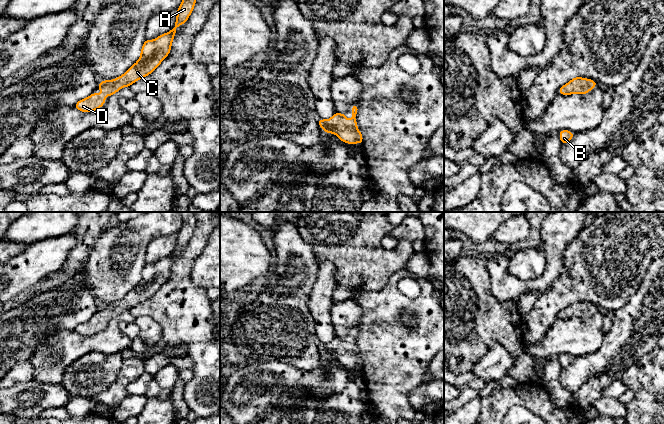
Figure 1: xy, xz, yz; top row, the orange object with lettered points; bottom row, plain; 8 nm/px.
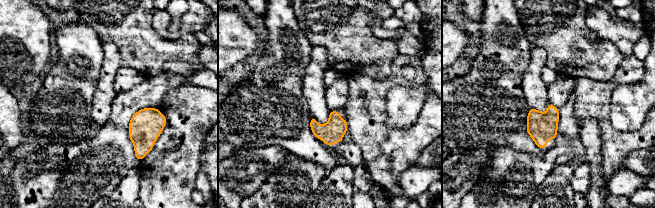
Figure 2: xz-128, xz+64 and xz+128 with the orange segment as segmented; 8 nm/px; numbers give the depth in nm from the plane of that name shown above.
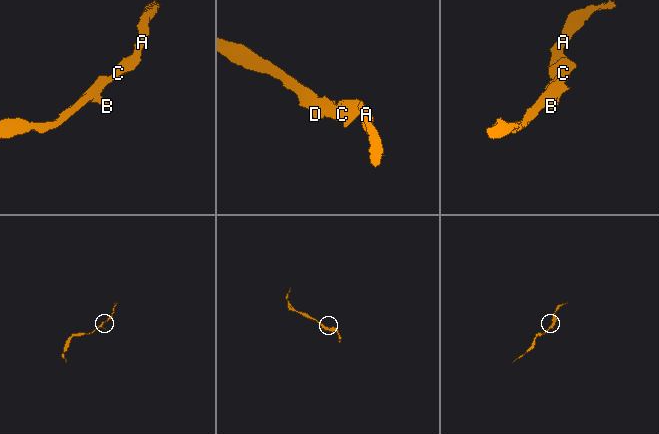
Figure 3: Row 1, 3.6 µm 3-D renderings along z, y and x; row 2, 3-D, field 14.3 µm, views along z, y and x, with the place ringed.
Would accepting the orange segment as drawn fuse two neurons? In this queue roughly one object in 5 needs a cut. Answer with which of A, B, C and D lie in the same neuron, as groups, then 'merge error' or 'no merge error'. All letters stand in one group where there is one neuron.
groups A B C D; no merge error

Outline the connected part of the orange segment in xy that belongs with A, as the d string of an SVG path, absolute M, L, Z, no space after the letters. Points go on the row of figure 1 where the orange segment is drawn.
M182 0L177 9L177 18L174 28L154 40L145 40L141 55L138 61L132 65L122 76L114 80L100 81L96 89L103 90L106 94L92 93L89 97L79 100L75 108L82 112L92 112L105 104L105 97L118 92L122 87L129 87L134 82L148 76L160 63L169 55L173 38L179 25L183 25L188 20L193 11L196 0Z

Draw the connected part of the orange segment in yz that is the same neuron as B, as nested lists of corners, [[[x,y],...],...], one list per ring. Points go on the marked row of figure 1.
[[[561,130],[559,131],[559,136],[561,143],[566,144],[573,138],[574,133],[568,130]]]

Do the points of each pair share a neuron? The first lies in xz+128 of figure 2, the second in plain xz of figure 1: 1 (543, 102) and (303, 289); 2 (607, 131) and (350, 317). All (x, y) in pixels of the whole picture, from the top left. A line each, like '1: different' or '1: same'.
1: different
2: different

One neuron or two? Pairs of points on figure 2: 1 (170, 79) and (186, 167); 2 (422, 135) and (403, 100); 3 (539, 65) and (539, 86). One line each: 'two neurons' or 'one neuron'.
1: two neurons
2: two neurons
3: one neuron

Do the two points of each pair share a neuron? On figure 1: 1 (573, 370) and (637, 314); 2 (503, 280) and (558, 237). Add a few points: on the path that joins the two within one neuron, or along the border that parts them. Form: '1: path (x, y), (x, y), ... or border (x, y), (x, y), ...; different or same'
1: path (591, 365), (626, 332); same
2: path (524, 285), (539, 284), (554, 269), (554, 258); same

